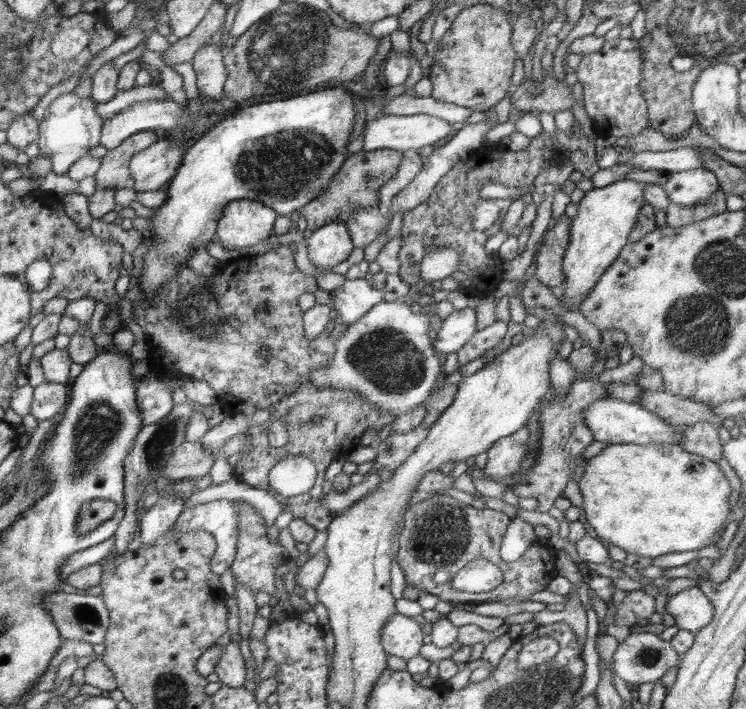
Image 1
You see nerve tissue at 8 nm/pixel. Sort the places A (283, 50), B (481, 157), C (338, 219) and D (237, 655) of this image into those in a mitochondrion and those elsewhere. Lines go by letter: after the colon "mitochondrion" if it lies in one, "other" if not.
A: mitochondrion
B: other
C: other
D: other

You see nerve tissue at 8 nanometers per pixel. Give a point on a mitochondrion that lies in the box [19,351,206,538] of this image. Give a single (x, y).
(95, 429)

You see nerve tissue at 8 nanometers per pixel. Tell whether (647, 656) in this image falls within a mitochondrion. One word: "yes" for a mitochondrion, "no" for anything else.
yes

